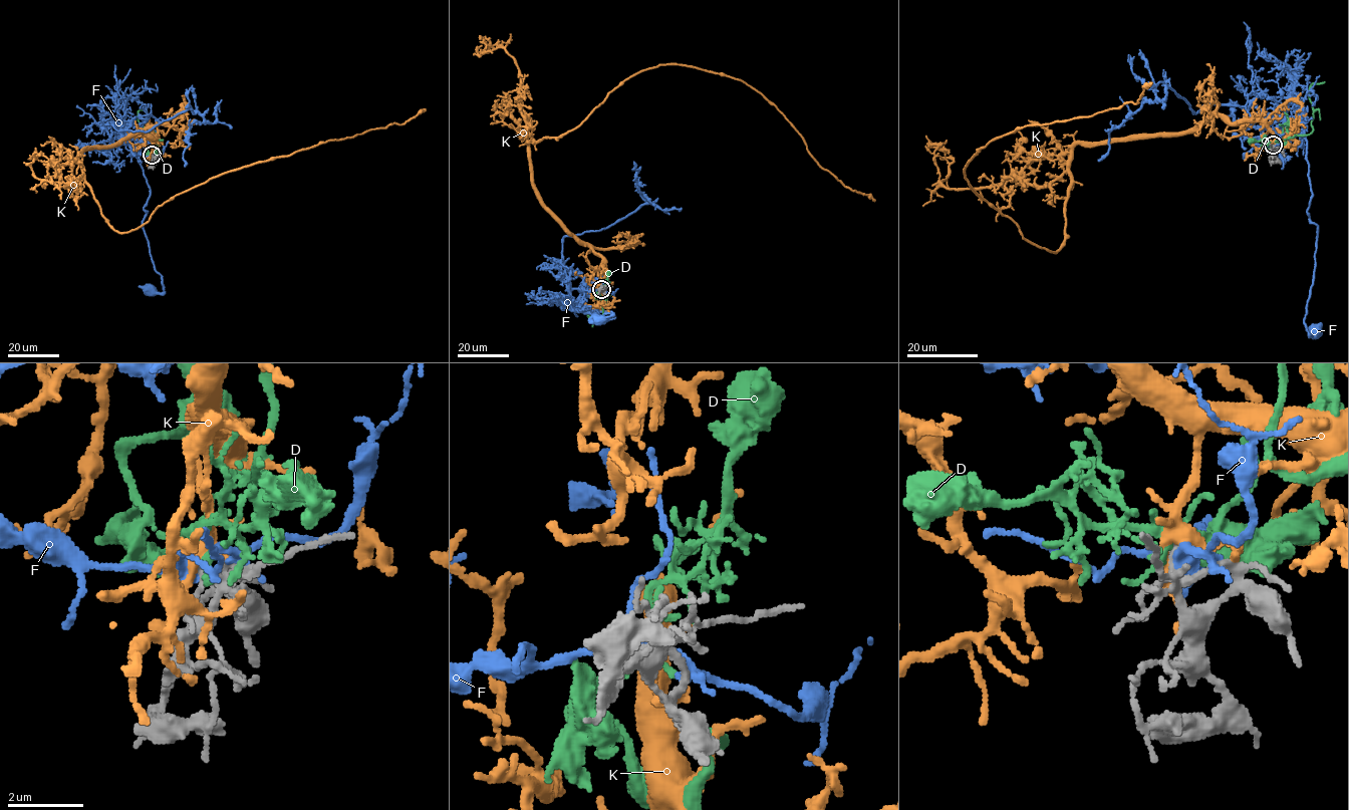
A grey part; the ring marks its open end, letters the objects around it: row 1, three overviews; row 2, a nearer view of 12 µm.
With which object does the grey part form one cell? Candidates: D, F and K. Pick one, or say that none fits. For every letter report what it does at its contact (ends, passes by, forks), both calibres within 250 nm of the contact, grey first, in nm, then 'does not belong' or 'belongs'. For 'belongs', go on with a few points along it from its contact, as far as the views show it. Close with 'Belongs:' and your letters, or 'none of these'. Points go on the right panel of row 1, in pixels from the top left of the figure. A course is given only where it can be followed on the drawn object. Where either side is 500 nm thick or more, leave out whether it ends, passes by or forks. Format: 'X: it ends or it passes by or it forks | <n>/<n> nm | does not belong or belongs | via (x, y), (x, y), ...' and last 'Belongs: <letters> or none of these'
D: it forks | 140/190 nm | belongs | via (1272, 145), (1286, 130), (1287, 122), (1283, 125), (1284, 138), (1307, 136), (1313, 130), (1309, 86), (1324, 81)
F: it forks | 180/380 nm | does not belong
K: it forks | 150/220 nm | does not belong
Belongs: D

